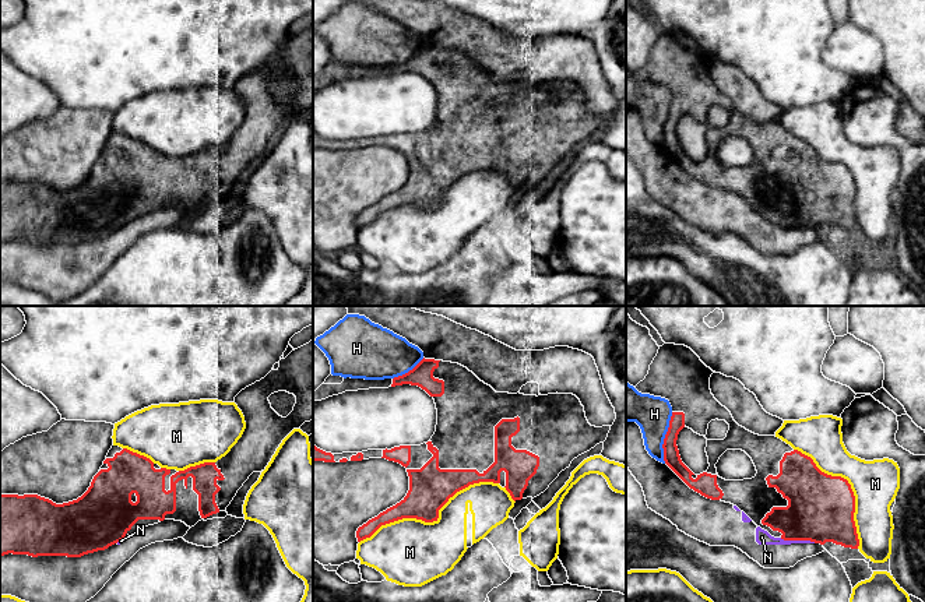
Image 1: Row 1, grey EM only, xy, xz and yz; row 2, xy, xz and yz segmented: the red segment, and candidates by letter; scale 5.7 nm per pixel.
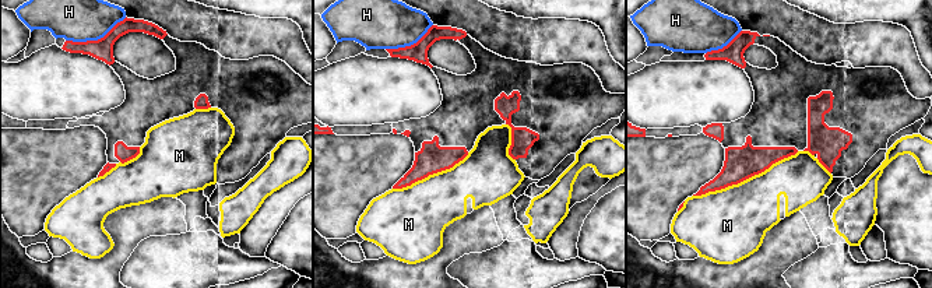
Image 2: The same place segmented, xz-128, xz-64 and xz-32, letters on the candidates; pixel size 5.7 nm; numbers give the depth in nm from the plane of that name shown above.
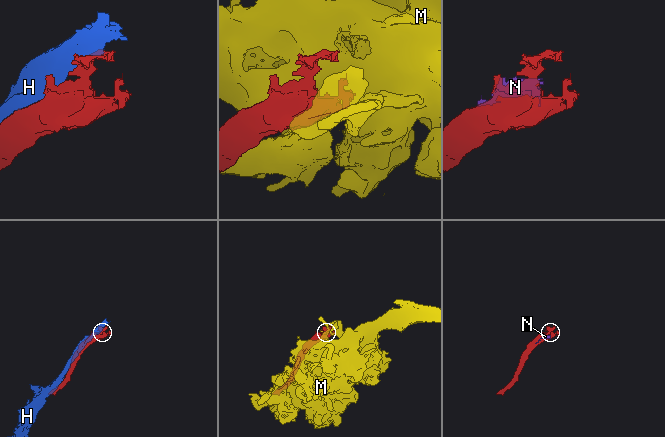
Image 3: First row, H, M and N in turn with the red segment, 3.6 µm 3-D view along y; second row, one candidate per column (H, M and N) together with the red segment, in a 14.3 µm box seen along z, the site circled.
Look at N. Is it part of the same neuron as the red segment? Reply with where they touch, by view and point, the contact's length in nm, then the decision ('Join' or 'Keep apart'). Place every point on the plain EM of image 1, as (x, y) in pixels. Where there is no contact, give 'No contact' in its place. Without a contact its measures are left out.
Touches red at yz (798, 226). Shared border 200 nm. Keep apart

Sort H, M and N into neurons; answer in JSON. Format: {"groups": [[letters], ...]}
{"groups": [["H"], ["M", "N"]]}

